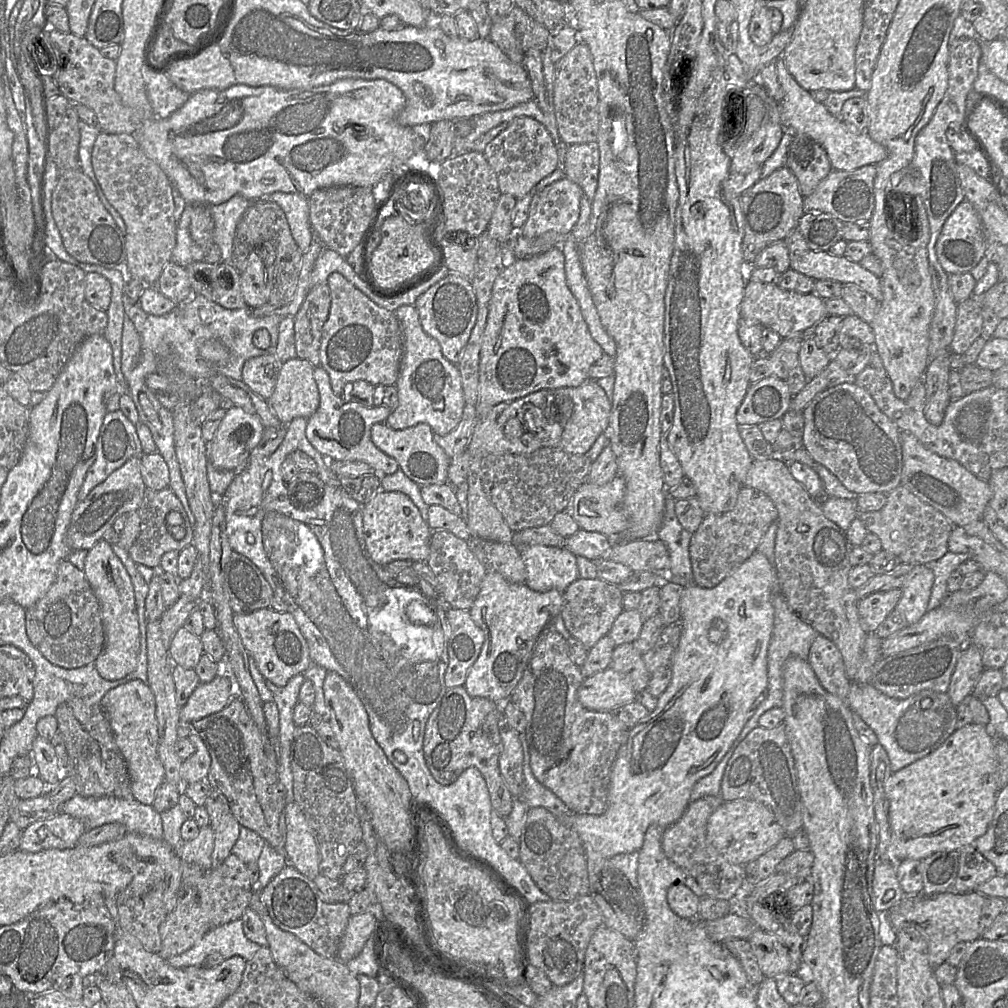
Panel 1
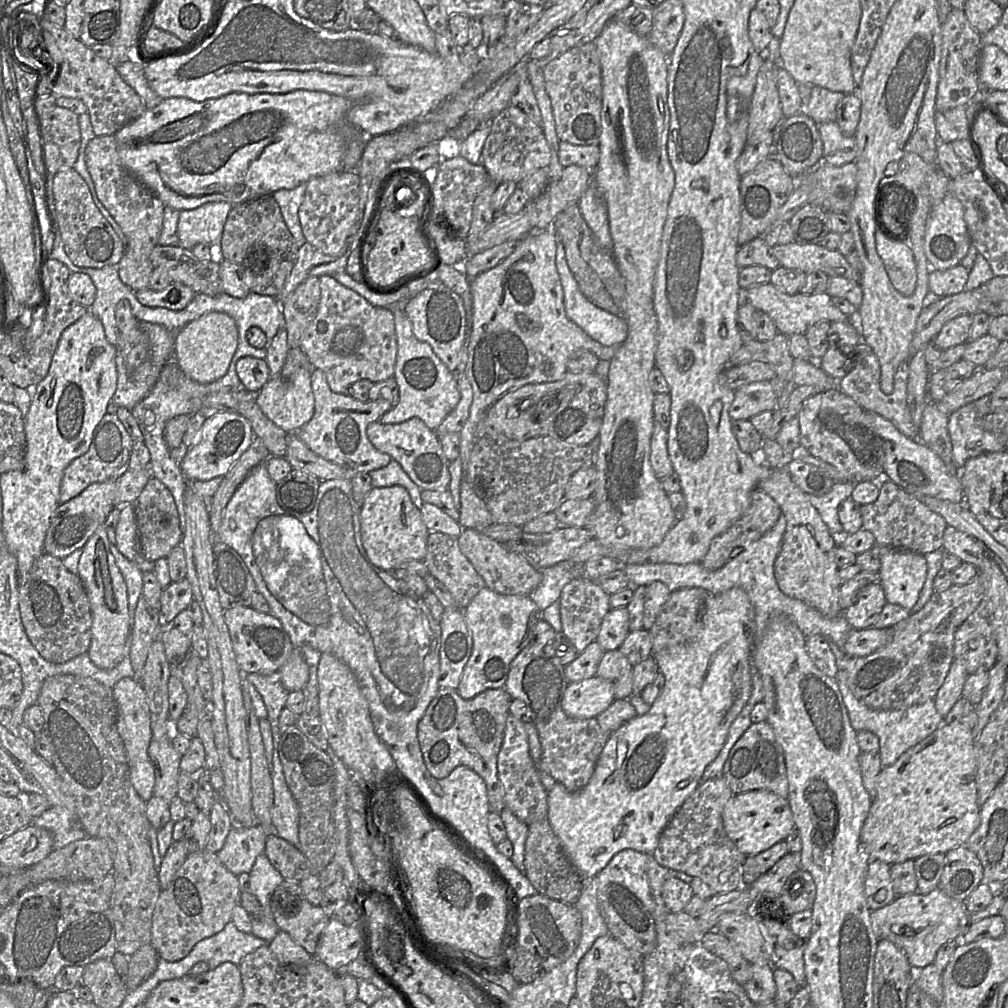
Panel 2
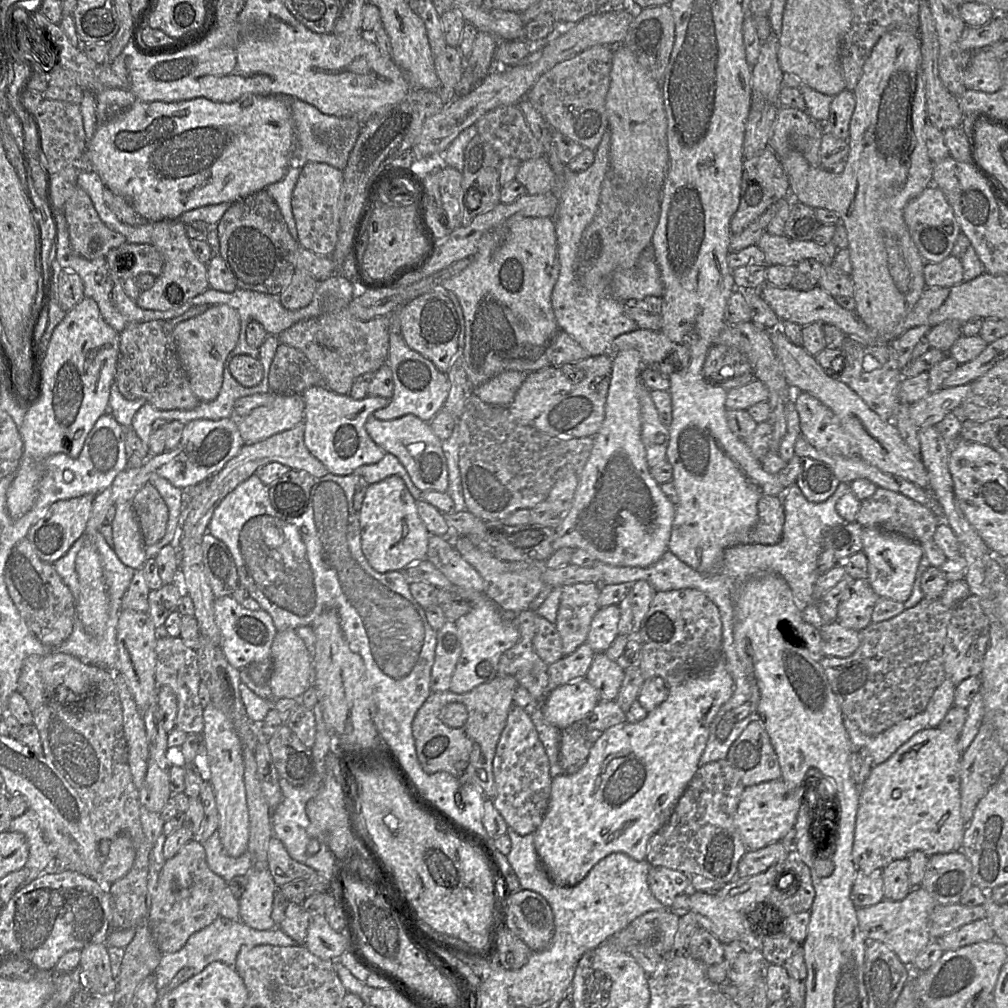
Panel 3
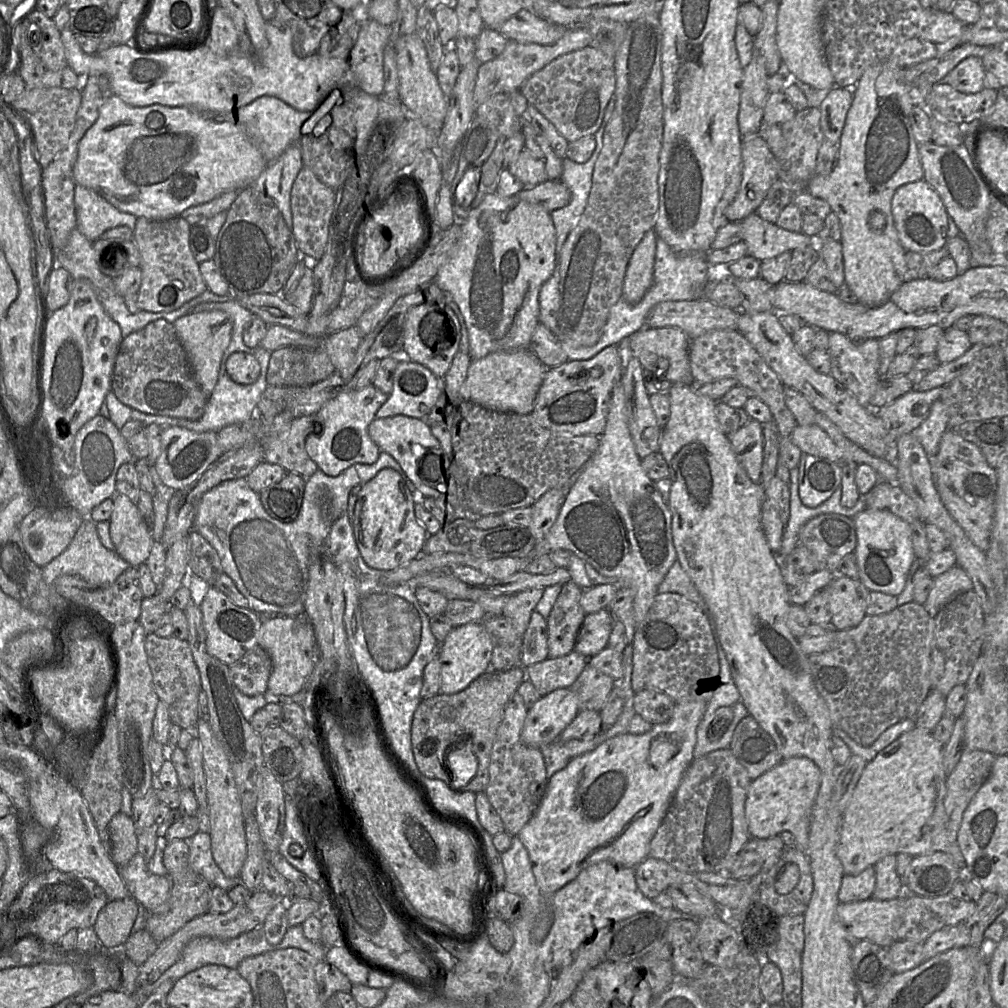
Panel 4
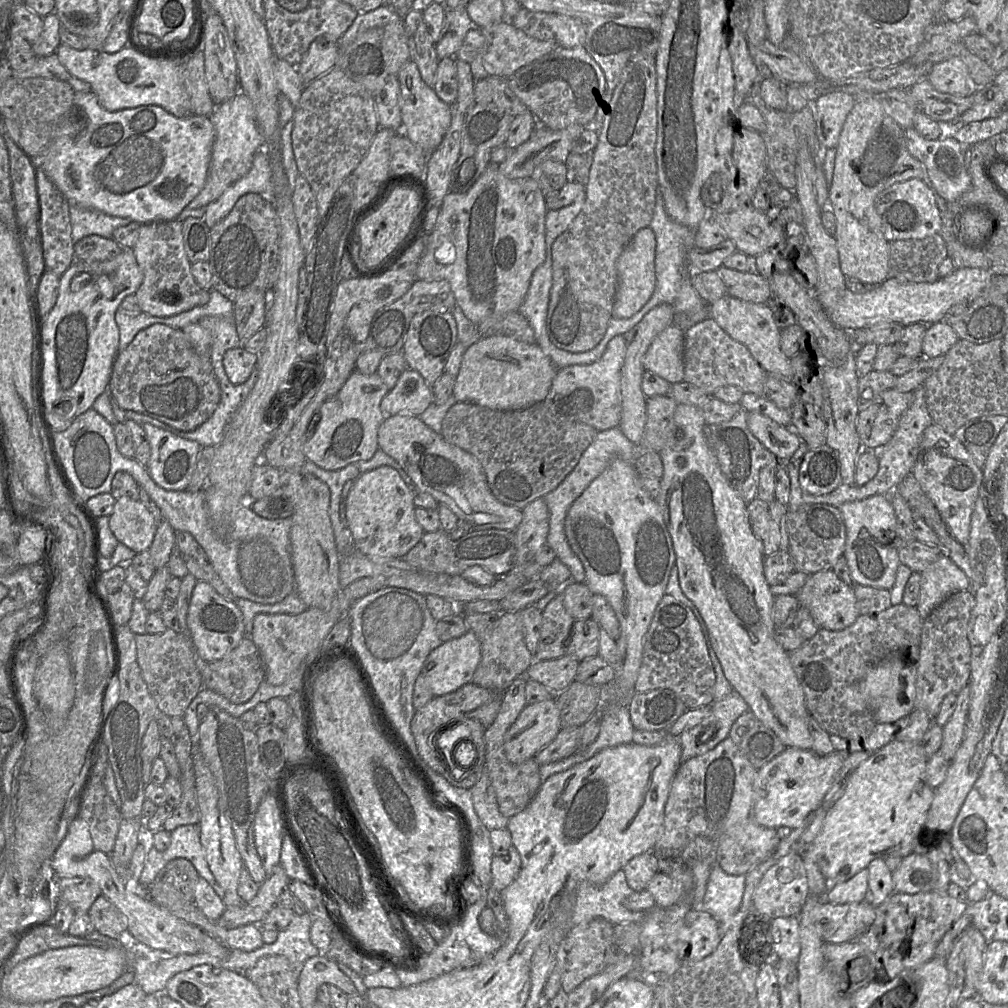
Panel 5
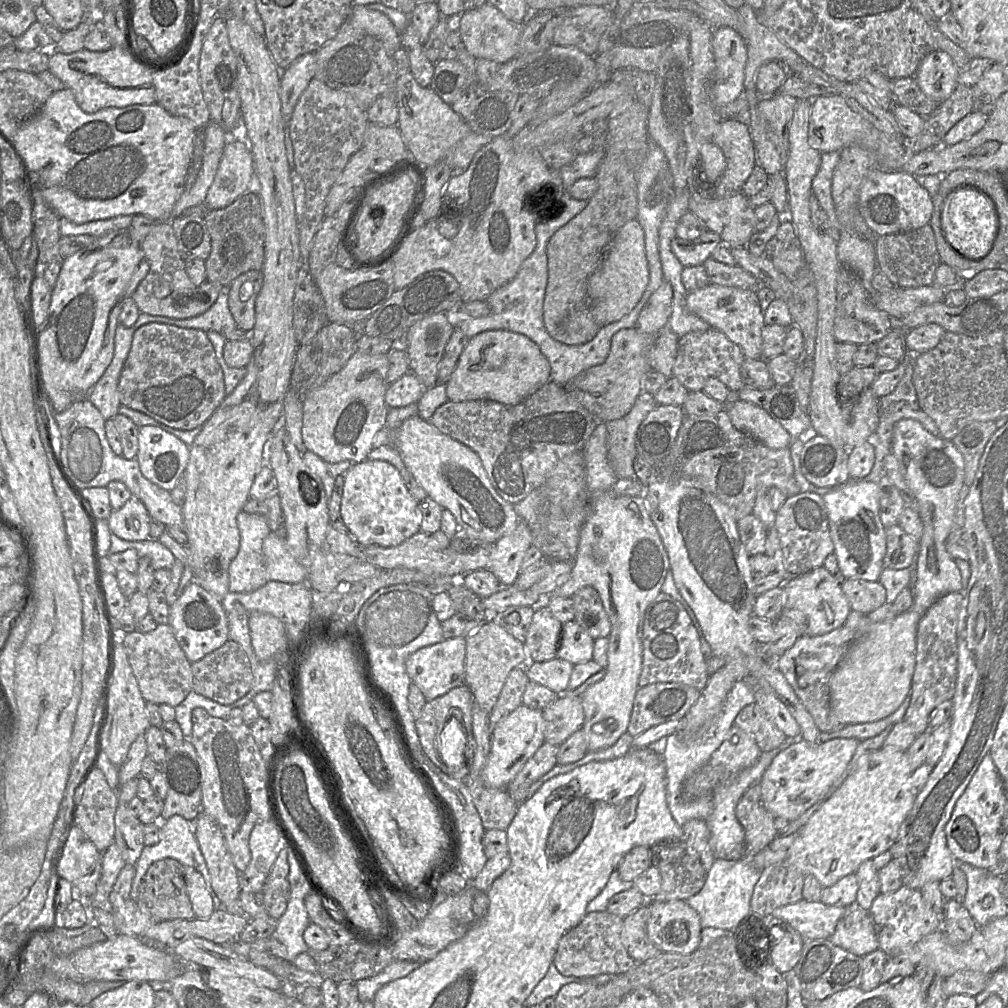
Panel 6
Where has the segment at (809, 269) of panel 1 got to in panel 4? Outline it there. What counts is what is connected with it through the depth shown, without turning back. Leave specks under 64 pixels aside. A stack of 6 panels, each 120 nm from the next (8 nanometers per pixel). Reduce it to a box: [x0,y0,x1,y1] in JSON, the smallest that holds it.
[740,212,813,261]

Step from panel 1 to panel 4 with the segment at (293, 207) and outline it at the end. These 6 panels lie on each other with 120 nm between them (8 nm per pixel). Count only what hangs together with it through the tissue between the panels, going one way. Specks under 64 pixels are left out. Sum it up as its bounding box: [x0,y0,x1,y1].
[250,144,303,231]

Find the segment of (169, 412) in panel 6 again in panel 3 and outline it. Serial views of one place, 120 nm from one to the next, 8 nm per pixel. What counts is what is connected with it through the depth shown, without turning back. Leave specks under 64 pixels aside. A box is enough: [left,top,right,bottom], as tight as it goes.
[115,320,200,410]

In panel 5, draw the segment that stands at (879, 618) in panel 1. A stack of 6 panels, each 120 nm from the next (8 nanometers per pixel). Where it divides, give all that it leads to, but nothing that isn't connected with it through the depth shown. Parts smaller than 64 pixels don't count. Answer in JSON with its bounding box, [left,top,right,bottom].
[795,570,859,631]

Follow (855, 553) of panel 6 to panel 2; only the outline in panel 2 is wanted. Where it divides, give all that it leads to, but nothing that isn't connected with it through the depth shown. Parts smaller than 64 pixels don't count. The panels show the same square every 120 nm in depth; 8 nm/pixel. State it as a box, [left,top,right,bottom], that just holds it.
[878,546,927,610]

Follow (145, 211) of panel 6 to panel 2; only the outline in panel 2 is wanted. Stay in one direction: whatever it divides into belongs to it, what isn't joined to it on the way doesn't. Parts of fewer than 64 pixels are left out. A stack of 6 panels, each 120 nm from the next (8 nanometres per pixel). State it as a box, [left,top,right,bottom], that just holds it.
[114,90,353,211]

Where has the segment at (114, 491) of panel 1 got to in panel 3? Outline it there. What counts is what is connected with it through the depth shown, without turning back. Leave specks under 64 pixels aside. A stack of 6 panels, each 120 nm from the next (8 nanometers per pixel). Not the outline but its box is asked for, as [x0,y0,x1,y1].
[26,494,95,564]

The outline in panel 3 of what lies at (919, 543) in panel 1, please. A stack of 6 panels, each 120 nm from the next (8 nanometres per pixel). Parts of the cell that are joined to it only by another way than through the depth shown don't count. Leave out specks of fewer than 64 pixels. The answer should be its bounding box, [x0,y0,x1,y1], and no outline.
[856,487,941,543]

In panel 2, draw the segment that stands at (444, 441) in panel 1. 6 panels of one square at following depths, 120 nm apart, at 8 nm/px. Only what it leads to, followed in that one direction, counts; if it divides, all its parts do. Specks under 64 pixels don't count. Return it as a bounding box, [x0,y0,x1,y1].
[435,374,473,438]

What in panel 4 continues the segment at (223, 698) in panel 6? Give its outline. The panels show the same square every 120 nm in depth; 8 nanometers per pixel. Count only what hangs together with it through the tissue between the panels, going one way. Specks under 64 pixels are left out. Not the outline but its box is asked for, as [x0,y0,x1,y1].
[229,645,271,696]

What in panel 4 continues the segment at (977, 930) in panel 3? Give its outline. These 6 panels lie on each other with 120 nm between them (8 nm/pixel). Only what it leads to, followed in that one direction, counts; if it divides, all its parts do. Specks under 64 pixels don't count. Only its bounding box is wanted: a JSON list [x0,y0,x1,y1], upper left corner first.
[923,923,970,961]

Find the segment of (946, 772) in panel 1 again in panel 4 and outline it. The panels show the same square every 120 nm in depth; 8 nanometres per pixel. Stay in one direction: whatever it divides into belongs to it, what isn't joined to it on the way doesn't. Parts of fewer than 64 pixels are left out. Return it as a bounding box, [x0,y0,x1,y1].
[836,728,966,875]

